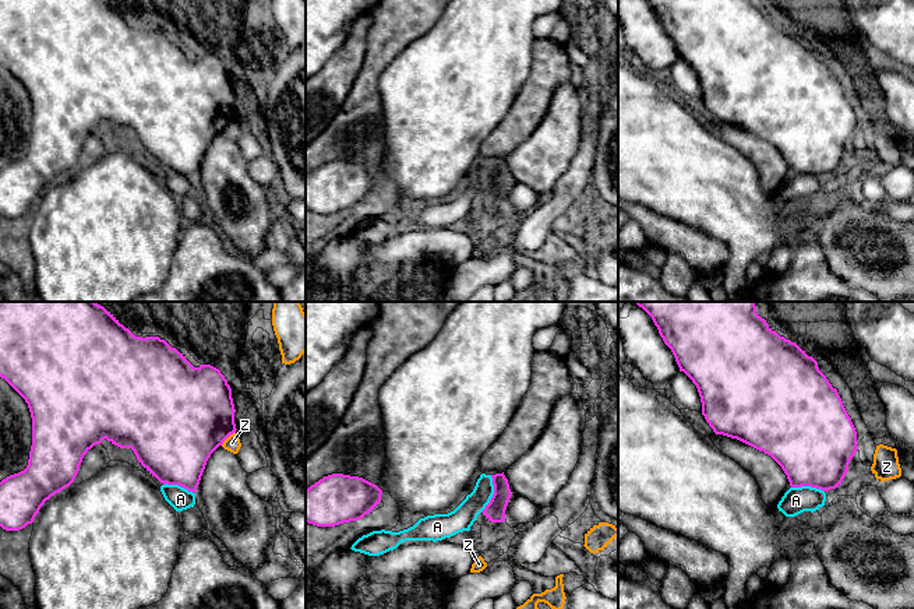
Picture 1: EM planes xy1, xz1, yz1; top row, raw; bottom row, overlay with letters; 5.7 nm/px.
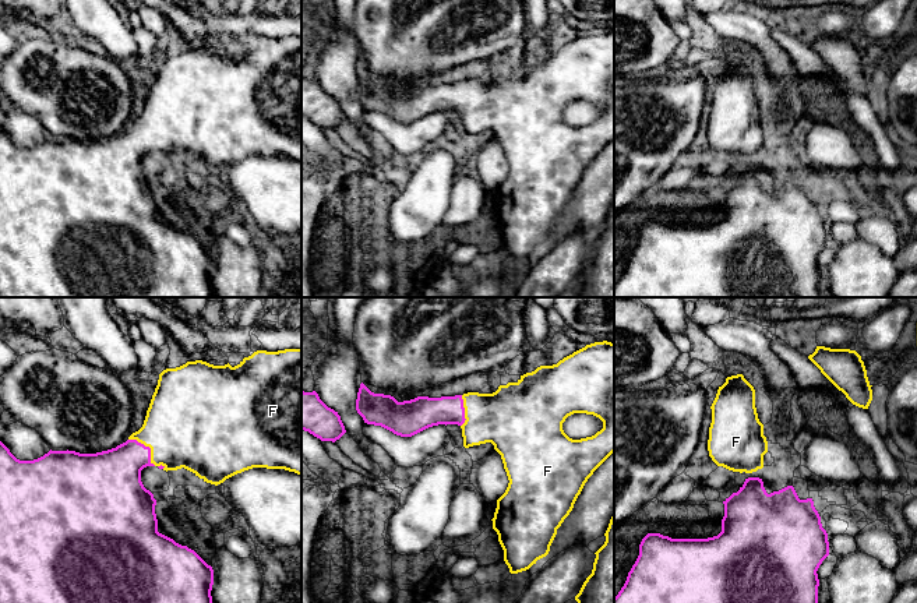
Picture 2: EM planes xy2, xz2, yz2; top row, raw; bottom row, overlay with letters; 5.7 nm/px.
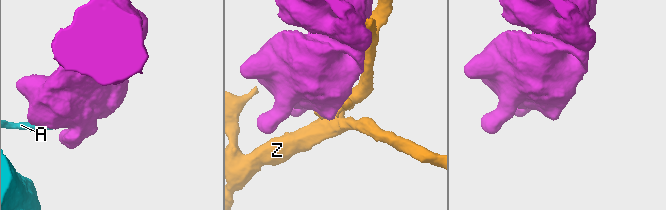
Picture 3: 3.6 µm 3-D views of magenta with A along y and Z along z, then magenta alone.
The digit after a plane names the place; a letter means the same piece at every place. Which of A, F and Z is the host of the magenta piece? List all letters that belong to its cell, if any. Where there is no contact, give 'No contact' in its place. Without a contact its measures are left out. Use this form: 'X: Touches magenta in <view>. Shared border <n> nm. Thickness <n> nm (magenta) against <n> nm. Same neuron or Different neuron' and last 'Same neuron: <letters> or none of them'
A: Touches magenta in xz1. Shared border 220 nm. Thickness 110 nm (magenta) against 140 nm. Different neuron
F: Touches magenta in xy2. Shared border 220 nm. Thickness 300 nm (magenta) against 480 nm. Same neuron
Z: Touches magenta in xy1. Shared border 120 nm. Thickness 500 nm (magenta) against 90 nm. Different neuron
Same neuron: F

